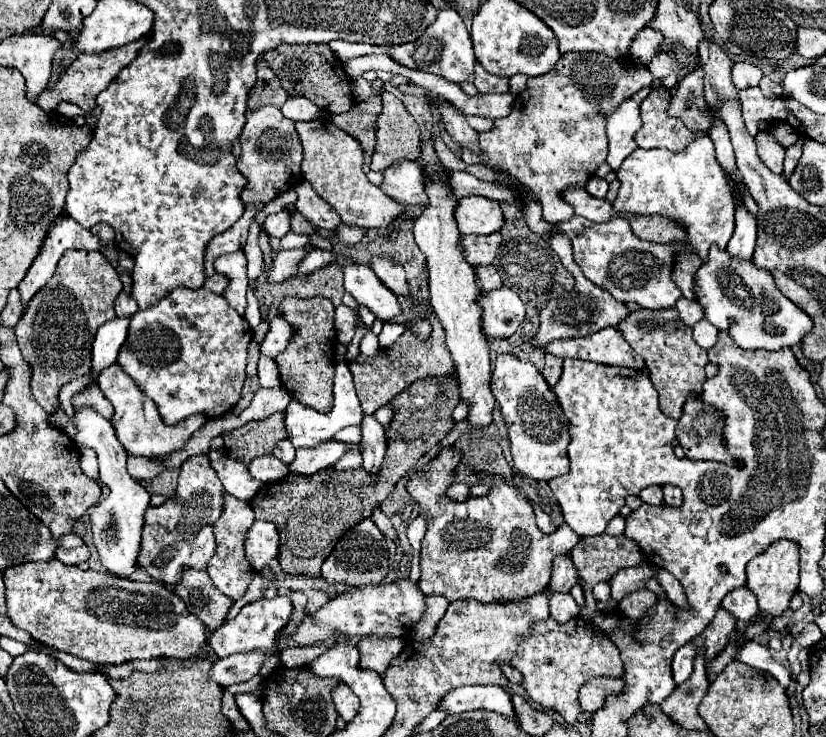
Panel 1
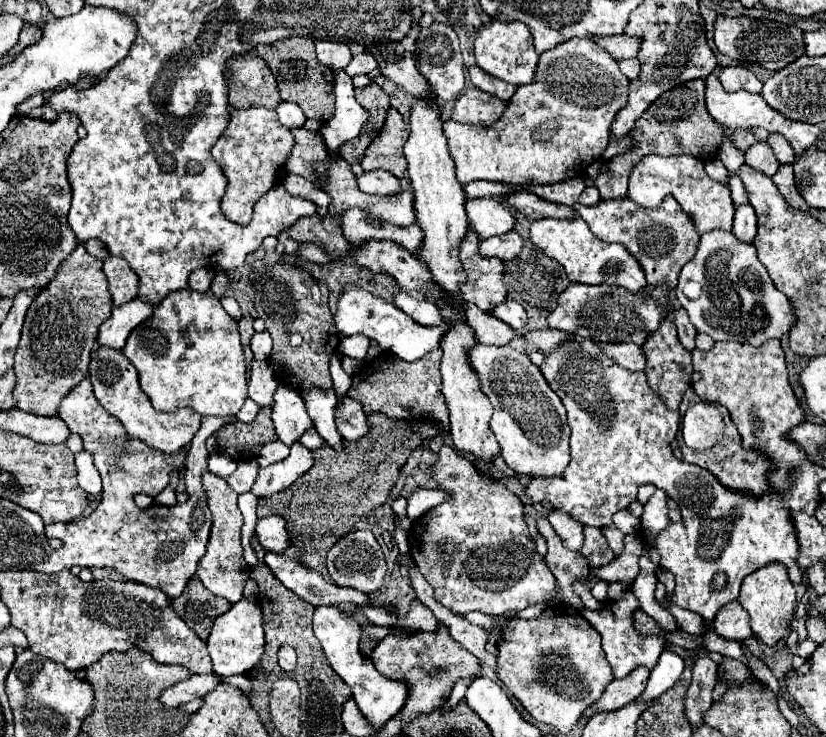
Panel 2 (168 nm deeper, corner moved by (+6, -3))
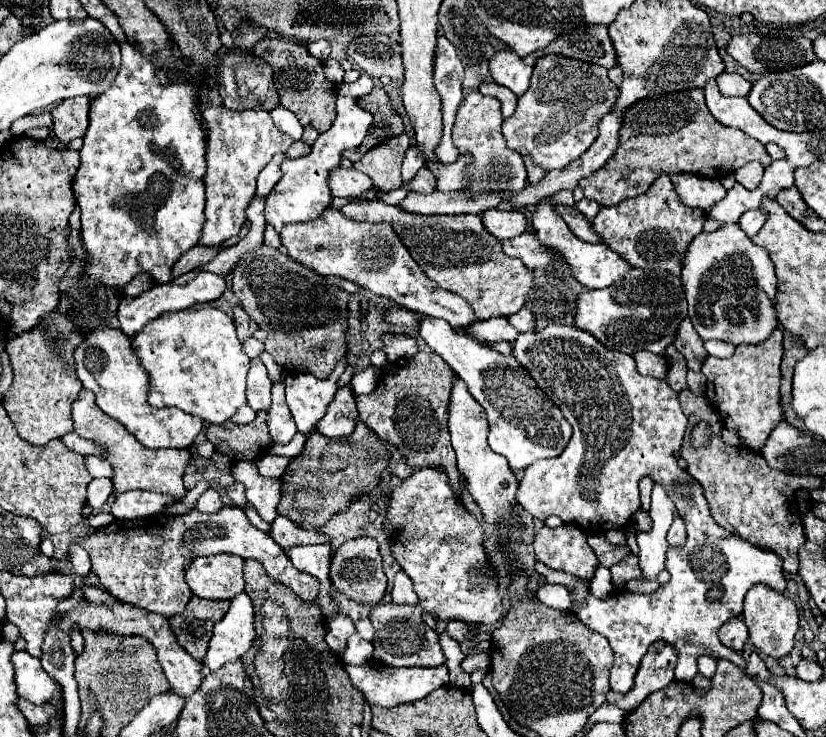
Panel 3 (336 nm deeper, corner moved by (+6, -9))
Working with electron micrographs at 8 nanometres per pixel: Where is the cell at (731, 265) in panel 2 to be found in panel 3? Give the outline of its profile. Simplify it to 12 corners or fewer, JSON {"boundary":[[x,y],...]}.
{"boundary":[[740,224],[682,262],[702,340],[758,344],[778,318],[768,252]]}

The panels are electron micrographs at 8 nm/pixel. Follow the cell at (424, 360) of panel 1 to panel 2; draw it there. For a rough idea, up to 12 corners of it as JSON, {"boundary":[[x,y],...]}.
{"boundary":[[442,350],[402,362],[382,352],[352,376],[366,414],[438,418]]}

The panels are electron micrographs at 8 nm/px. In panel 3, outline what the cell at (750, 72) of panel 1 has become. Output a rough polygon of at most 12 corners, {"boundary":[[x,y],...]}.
{"boundary":[[740,74],[716,78],[724,96],[748,96],[752,84]]}

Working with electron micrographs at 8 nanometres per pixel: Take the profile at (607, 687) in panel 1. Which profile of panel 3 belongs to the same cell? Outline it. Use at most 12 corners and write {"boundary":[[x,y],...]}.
{"boundary":[[664,640],[642,658],[636,684],[606,700],[626,712],[674,680],[676,648]]}

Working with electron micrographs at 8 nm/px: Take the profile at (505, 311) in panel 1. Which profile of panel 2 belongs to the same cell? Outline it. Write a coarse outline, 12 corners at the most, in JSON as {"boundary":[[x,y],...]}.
{"boundary":[[506,298],[492,316],[514,330],[524,328],[526,310]]}

